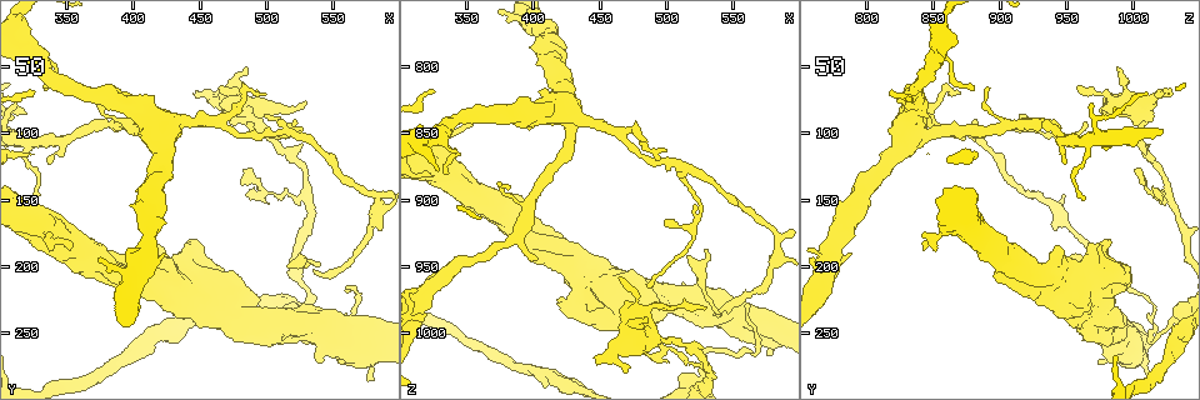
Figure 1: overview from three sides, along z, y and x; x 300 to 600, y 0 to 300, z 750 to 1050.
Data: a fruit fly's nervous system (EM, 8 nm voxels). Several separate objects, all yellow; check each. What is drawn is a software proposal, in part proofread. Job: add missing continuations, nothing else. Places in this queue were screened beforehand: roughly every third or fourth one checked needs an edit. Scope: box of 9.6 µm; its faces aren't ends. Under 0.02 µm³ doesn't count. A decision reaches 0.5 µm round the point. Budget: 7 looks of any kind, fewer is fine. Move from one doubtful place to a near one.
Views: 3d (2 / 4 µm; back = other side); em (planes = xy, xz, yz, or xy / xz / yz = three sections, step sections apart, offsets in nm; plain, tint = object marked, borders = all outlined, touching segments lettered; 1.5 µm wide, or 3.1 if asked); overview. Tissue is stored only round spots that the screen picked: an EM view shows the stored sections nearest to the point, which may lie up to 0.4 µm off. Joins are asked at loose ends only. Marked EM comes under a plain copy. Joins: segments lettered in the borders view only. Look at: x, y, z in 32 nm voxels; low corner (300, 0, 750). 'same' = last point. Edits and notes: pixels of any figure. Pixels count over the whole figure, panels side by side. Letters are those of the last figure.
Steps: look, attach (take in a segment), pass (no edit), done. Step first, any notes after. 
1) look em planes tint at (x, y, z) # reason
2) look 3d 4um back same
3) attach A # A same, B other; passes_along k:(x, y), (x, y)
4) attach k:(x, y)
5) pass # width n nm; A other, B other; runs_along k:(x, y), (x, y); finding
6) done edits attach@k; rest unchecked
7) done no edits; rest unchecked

look 3d 4um back at (448, 70, 1026) # an open end

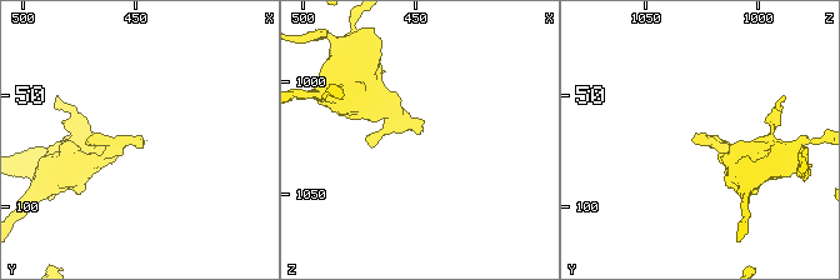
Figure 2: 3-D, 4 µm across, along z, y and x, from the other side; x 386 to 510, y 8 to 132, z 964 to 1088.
look em yz step 4 borders at (447, 70, 1024) # shape alone is not enough

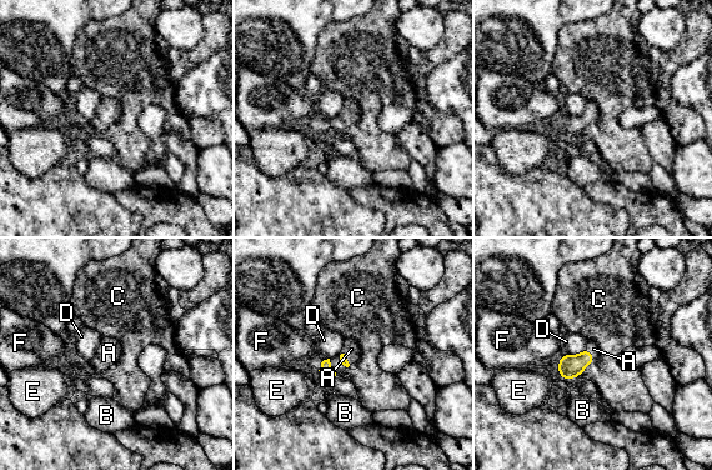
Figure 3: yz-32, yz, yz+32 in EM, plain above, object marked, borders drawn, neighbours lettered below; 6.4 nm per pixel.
look em planes borders same # cut it another way

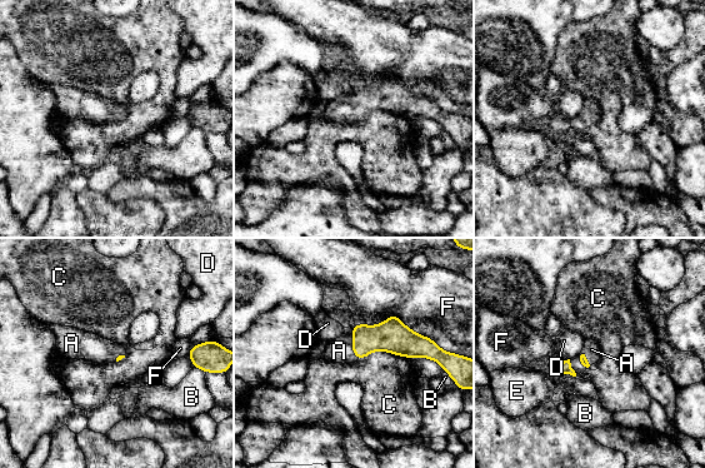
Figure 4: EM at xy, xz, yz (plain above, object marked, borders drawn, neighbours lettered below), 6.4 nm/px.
attach A # A same, B other, C other, D other, E other, F other; passes_along 4:(389, 337), (351, 347), (339, 350); the neuron continues

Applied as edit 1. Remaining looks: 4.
look 3d 2um back at (404, 94, 944) # free end

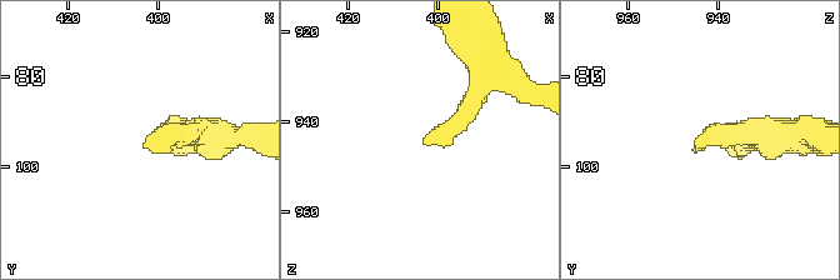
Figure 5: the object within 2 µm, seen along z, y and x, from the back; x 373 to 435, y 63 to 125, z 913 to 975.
look em yz step 8 tint at (403, 96, 944) # need the tissue

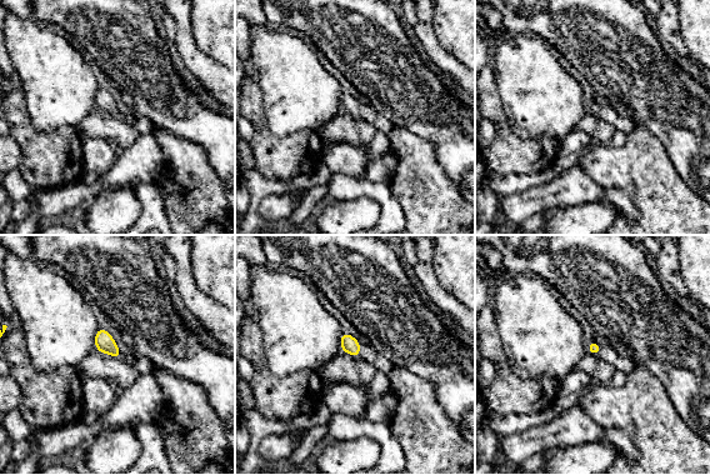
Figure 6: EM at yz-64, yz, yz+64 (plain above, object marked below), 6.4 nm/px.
look em planes borders same # another direction

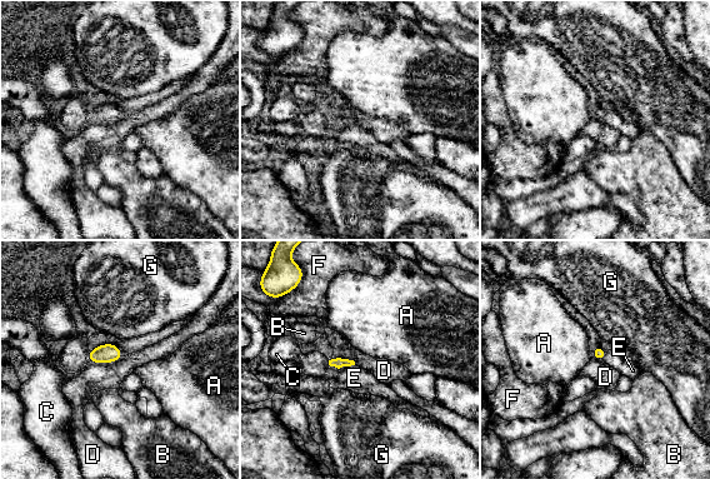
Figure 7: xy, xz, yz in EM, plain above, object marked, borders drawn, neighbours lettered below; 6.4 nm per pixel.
attach E # A other, B other, C other, D other, E same, F other, G other; the neuron continues

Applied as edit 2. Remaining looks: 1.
done edits attach@4, attach@7; rest unchecked

